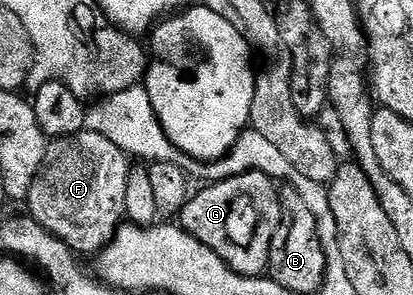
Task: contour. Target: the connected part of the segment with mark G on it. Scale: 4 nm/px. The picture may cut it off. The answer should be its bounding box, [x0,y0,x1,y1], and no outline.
[179,173,281,277]

